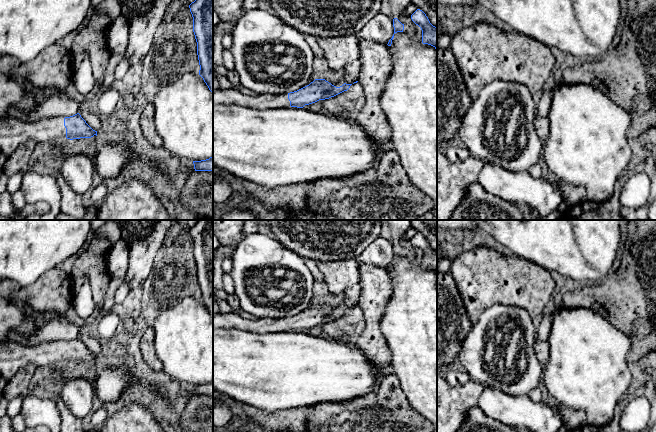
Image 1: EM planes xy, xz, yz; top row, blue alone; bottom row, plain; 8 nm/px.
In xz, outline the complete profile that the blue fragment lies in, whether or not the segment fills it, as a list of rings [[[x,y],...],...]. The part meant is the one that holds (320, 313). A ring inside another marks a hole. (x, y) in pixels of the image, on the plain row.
[[[315,303],[309,309],[288,318],[245,319],[236,311],[213,314],[213,329],[238,329],[264,334],[268,332],[303,332],[319,324],[329,323],[344,315],[352,308],[336,311],[325,303]]]

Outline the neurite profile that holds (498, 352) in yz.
[[[496,304],[472,324],[458,353],[458,360],[470,378],[512,396],[528,395],[539,387],[543,368],[534,350],[536,330],[529,313],[518,306]]]

